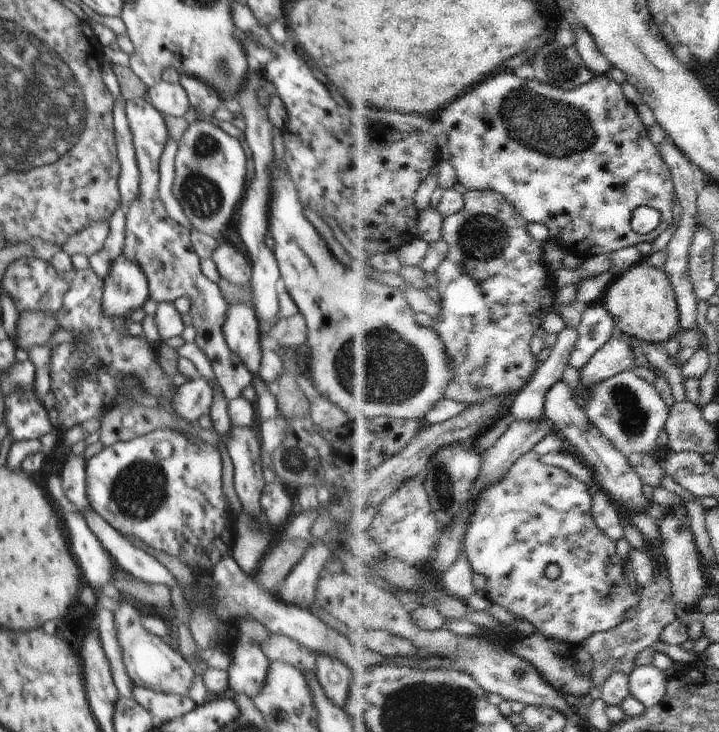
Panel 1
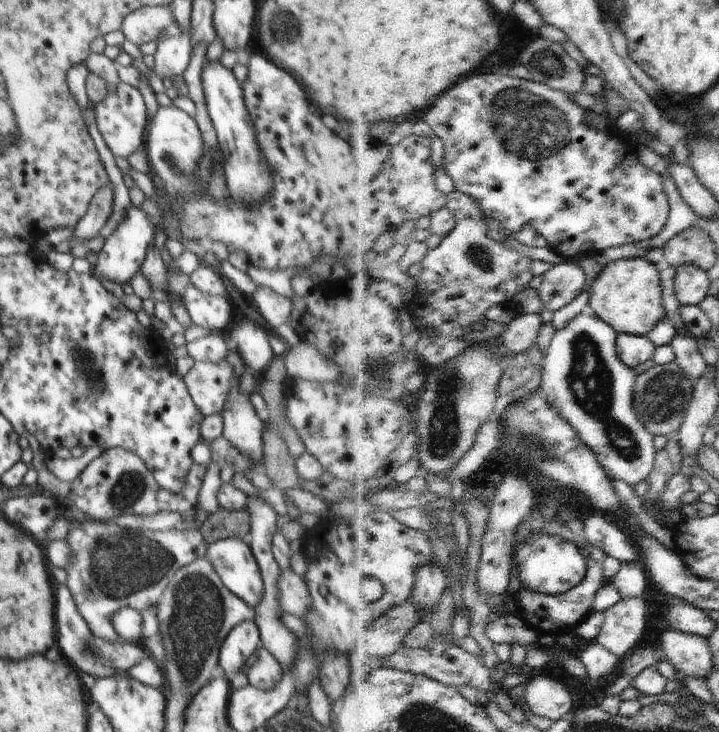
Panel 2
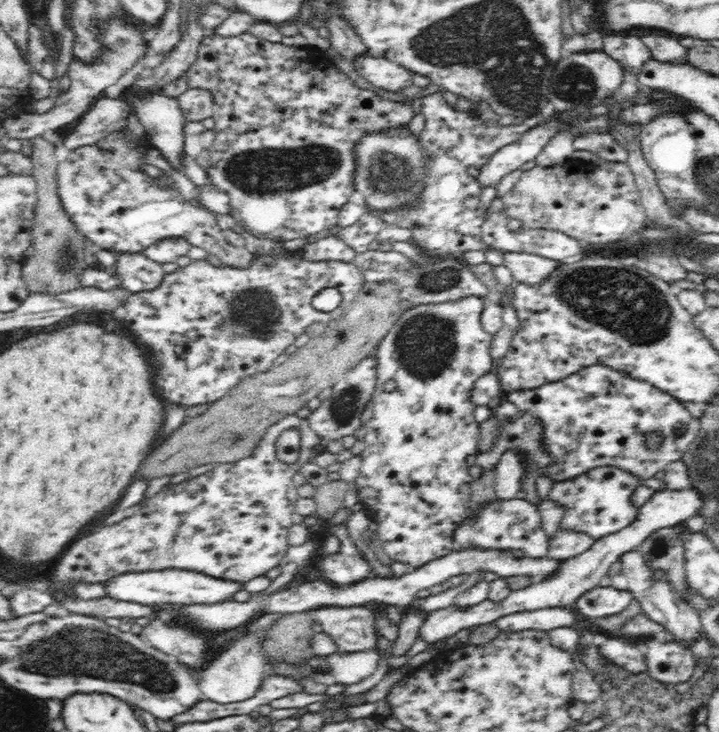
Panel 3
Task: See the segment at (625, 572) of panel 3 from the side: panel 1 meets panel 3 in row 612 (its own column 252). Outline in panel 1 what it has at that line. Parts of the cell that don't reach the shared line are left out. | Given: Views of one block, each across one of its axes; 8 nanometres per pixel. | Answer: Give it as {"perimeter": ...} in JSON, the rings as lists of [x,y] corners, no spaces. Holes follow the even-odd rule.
{"perimeter":[[[246,638],[234,640],[232,664],[226,671],[229,674],[229,688],[231,694],[249,696],[253,699],[266,682],[269,657],[258,644]]]}

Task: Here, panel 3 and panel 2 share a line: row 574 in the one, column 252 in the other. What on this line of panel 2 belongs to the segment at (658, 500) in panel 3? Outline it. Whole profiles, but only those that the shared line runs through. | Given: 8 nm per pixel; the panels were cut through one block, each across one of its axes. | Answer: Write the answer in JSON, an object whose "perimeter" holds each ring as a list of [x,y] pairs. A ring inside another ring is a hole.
{"perimeter":[[[236,536],[214,542],[205,557],[230,593],[252,608],[261,602],[263,579],[247,540]]]}

